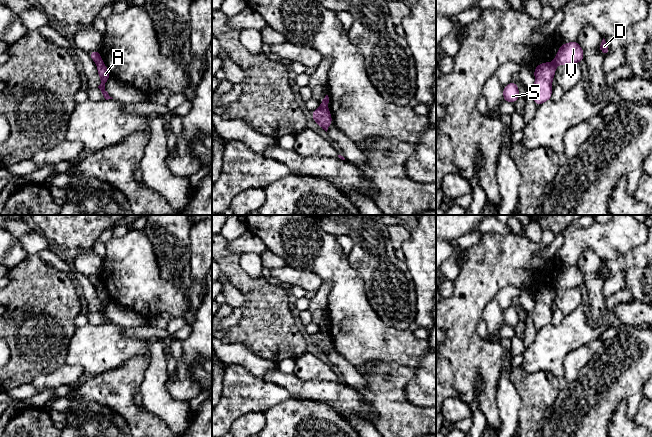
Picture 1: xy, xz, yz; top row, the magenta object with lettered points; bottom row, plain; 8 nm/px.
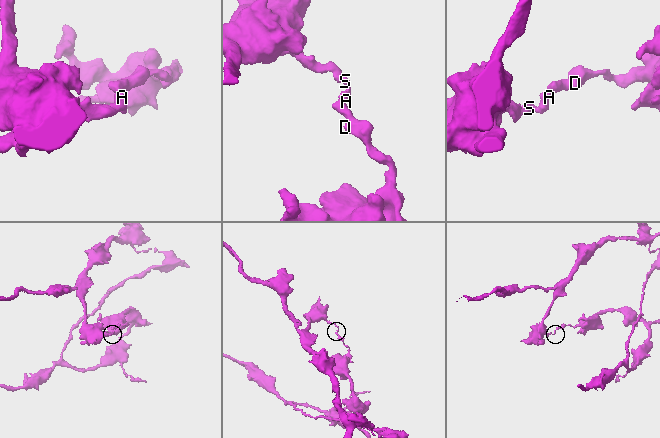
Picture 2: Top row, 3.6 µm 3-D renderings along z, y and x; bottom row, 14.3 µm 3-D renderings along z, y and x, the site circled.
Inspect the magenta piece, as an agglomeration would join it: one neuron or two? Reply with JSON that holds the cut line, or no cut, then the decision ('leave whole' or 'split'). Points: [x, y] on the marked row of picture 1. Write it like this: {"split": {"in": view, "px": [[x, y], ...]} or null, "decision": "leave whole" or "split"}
{"split": {"in": "xz", "px": [[321, 104], [327, 107]]}, "decision": "split"}

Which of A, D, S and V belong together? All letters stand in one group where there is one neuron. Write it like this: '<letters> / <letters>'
A S / D V

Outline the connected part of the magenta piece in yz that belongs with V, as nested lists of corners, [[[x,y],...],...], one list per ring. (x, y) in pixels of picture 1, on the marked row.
[[[577,40],[570,43],[560,44],[557,55],[552,61],[556,67],[558,65],[570,65],[584,60],[584,51]]]

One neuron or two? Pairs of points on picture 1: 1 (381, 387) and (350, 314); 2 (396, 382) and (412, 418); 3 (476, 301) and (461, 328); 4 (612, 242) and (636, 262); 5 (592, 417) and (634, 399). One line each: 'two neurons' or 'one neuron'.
1: two neurons
2: one neuron
3: one neuron
4: two neurons
5: one neuron

